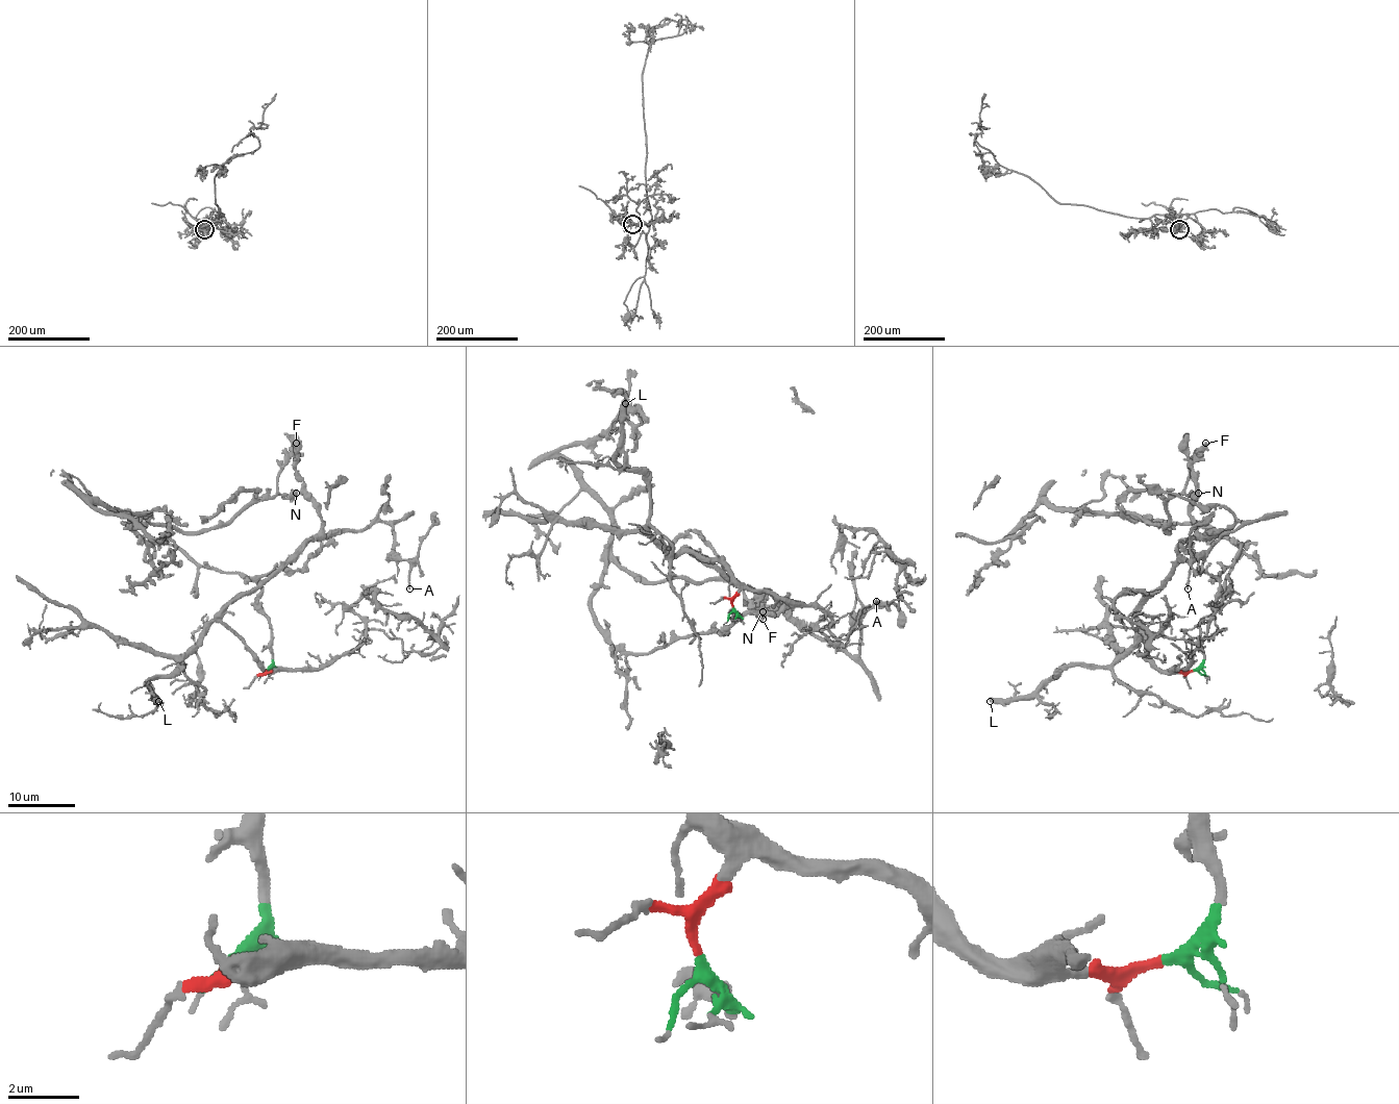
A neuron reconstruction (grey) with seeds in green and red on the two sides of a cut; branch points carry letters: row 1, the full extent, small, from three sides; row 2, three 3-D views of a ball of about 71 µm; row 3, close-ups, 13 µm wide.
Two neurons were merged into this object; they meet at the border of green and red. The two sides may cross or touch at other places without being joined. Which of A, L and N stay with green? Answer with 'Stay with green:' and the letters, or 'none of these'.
Stay with green: N

